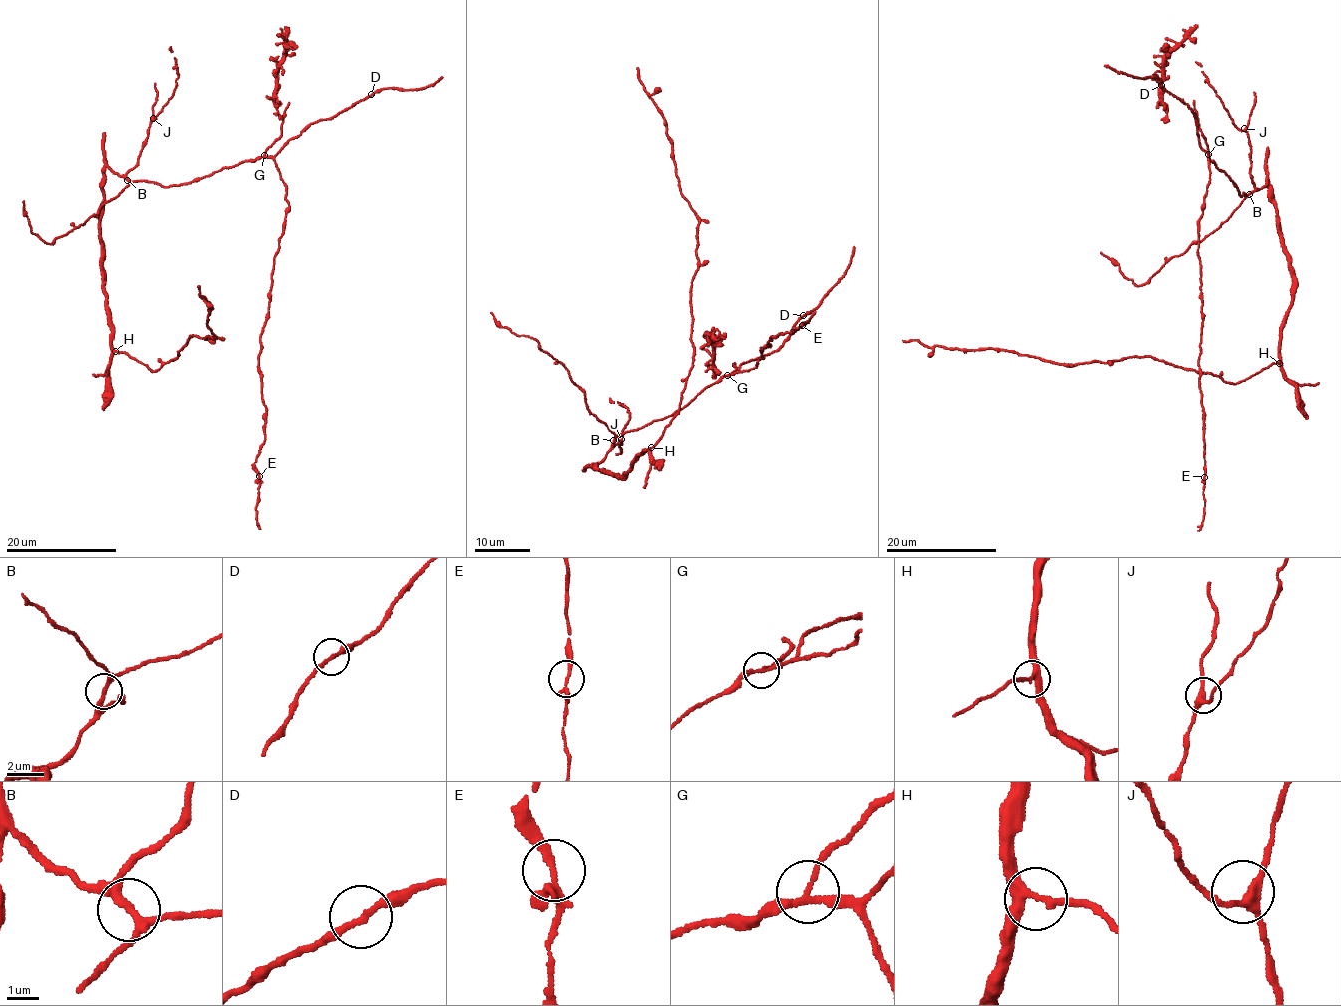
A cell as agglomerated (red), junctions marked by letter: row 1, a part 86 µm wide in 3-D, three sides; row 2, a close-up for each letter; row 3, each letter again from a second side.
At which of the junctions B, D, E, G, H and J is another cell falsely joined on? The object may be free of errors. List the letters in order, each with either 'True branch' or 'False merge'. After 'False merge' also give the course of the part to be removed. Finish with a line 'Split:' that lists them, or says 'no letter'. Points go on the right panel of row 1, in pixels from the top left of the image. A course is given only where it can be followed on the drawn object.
B: True branch
D: True branch
E: True branch
G: False merge. Course of the part to remove: (1208, 154), (1193, 100)
H: True branch
J: True branch
Split: G

